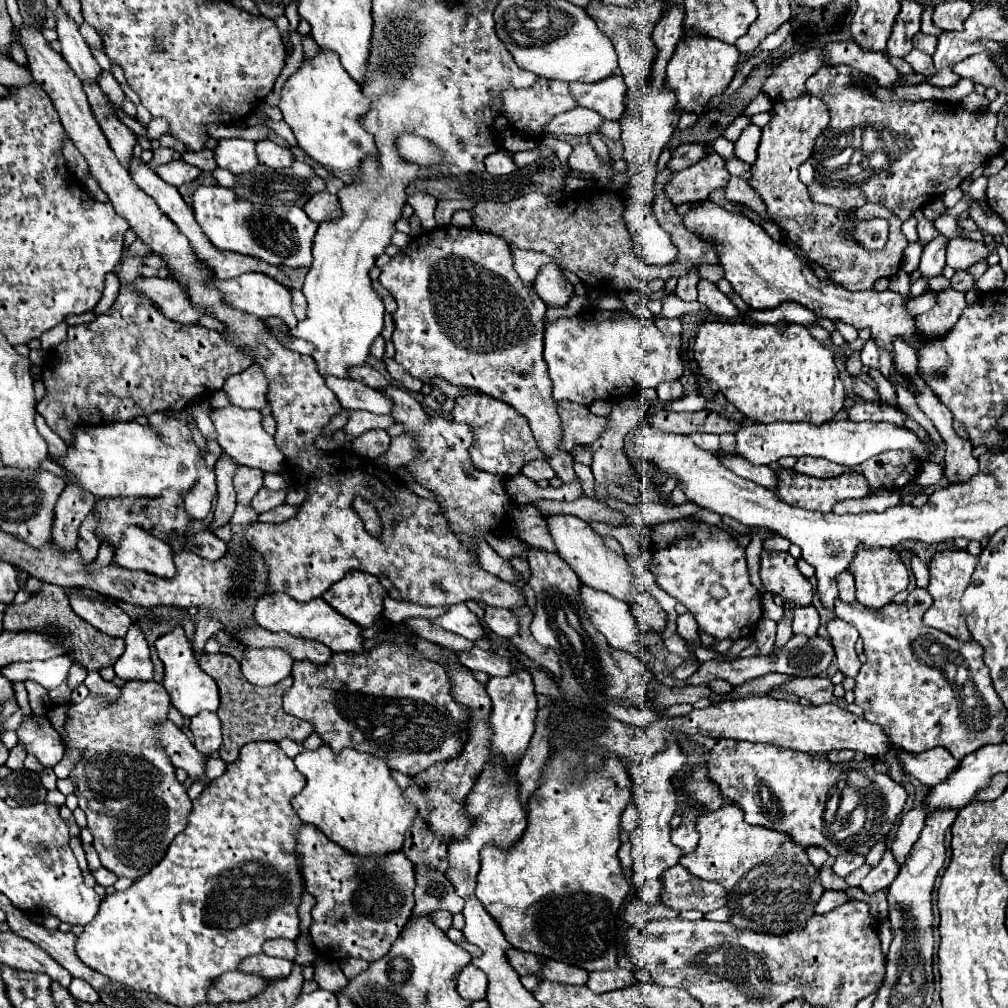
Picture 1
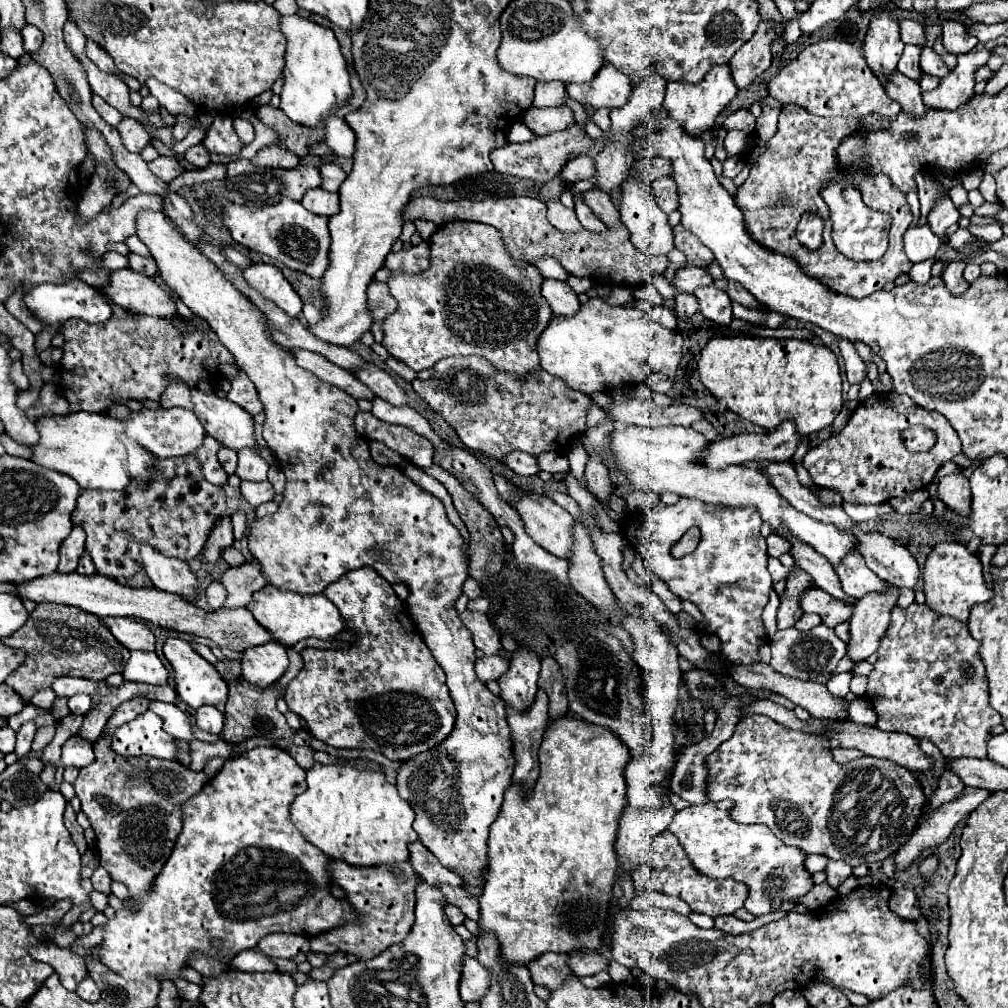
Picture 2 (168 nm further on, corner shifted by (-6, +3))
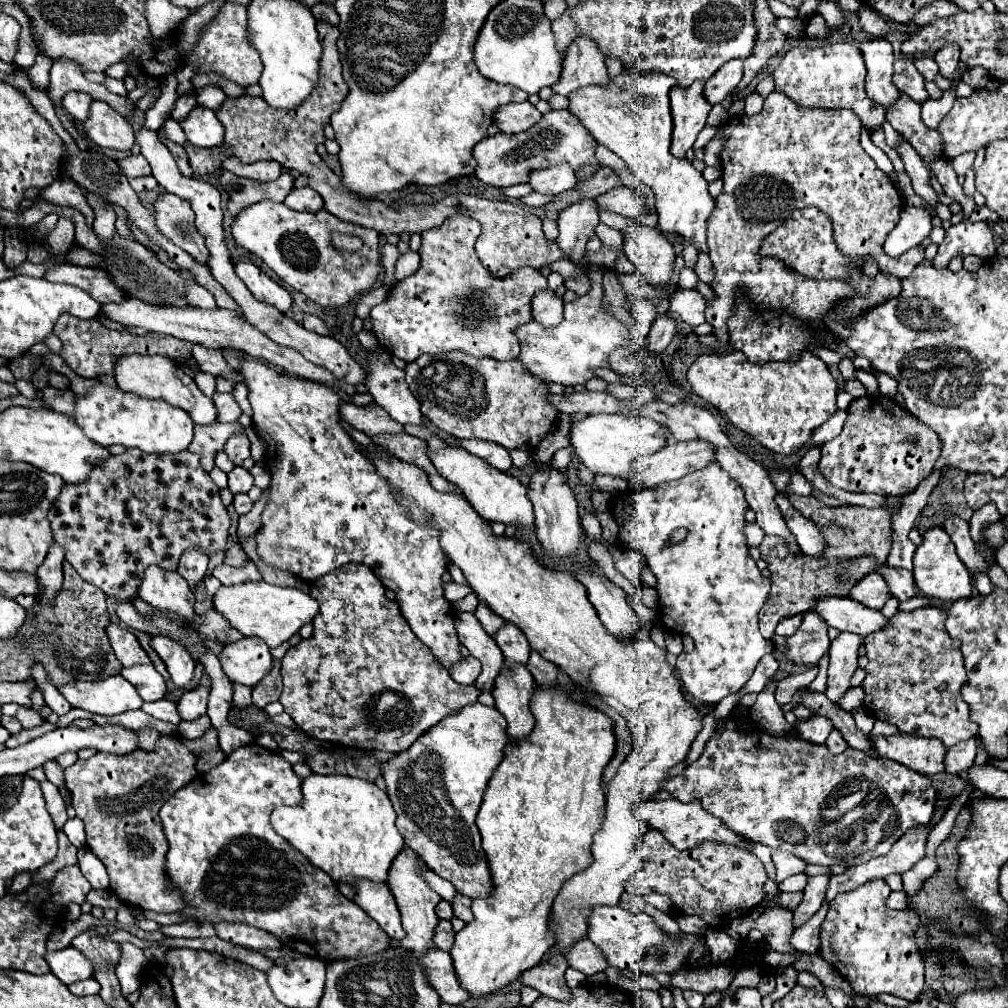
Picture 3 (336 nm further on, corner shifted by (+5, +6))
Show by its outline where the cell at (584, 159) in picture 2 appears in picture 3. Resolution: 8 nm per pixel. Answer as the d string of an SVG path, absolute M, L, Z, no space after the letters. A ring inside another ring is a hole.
M565 163L535 171L529 177L529 185L533 187L533 191L543 193L543 195L559 195L563 191L573 189L575 183L577 183L575 171Z

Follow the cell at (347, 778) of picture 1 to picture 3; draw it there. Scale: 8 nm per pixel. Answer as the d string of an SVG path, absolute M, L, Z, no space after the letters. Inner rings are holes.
M309 775L303 781L303 805L277 807L271 825L335 883L355 885L357 879L385 883L387 869L403 849L387 793L375 783L349 775Z

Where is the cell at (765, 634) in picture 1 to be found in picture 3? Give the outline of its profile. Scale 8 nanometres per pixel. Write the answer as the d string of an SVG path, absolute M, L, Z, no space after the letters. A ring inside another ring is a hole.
M791 495L787 499L791 505L795 505L795 509L799 509L799 513L803 513L803 517L815 521L815 525L823 529L829 547L823 557L807 557L805 553L801 553L801 557L795 557L795 553L791 553L787 545L779 541L779 537L763 537L759 551L761 559L767 561L767 569L771 571L773 581L769 599L759 613L759 629L765 639L771 639L775 635L775 627L781 619L811 611L815 607L815 601L823 597L847 597L847 593L851 593L851 585L855 585L859 577L873 573L879 565L883 565L891 551L891 521L885 509L867 509L861 505L829 507L813 495ZM835 523L839 529L827 529L827 525Z

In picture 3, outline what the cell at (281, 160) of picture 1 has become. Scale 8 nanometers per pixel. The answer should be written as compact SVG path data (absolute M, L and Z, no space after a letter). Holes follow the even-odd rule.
M235 157L225 159L223 167L239 177L255 179L255 181L275 181L281 175L281 165L277 161L257 161L257 163L241 163Z

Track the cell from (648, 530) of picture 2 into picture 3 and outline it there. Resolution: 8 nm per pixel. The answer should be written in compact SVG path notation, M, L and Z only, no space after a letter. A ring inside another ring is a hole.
M715 461L701 471L657 485L655 489L617 493L611 505L611 513L619 523L619 541L645 555L657 579L655 589L659 595L659 619L663 627L679 635L689 635L695 641L695 649L691 653L681 653L675 667L685 691L699 703L719 703L723 697L737 693L753 675L759 659L775 649L773 641L759 633L757 615L769 597L771 581L761 575L755 561L749 557L749 547L743 535L747 509L749 505L741 487ZM679 527L687 529L687 537L679 543L667 543L669 535Z

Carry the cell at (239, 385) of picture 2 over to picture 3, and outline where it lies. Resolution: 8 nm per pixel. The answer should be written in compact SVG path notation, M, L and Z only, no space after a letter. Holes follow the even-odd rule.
M215 393L211 399L215 403L219 423L235 423L239 419L241 409L231 393Z

